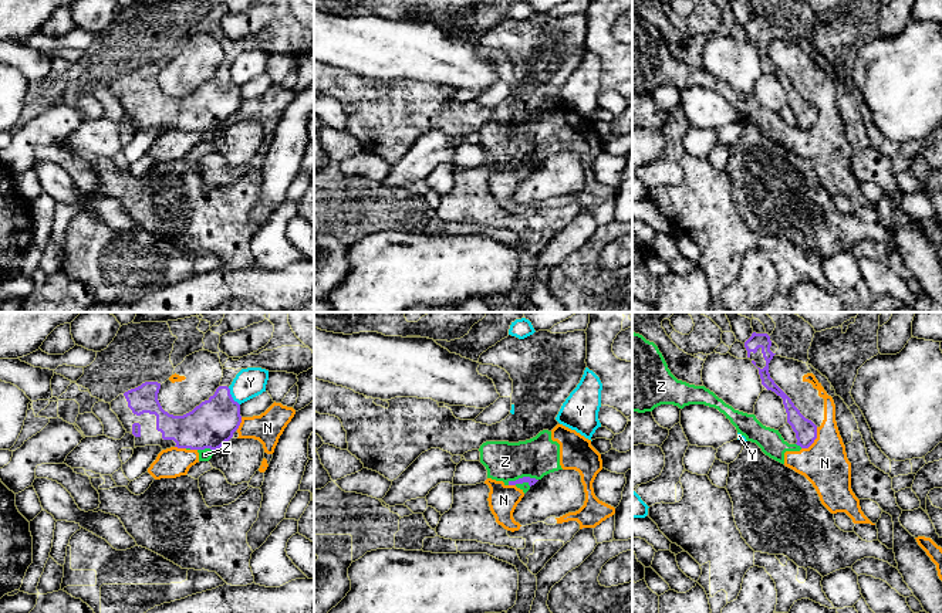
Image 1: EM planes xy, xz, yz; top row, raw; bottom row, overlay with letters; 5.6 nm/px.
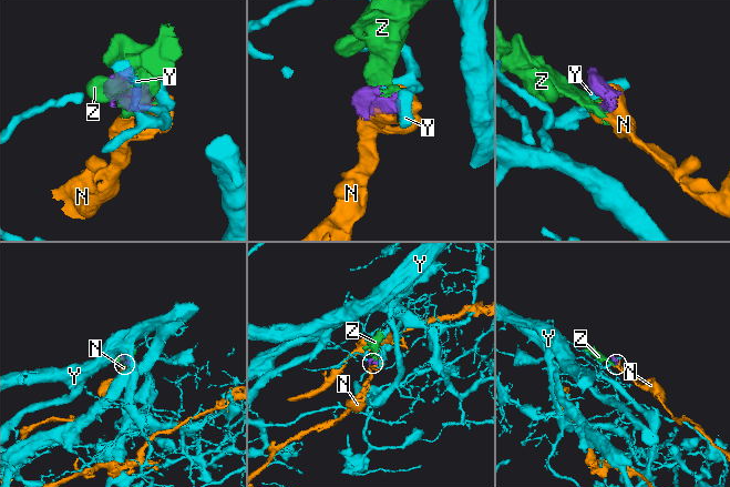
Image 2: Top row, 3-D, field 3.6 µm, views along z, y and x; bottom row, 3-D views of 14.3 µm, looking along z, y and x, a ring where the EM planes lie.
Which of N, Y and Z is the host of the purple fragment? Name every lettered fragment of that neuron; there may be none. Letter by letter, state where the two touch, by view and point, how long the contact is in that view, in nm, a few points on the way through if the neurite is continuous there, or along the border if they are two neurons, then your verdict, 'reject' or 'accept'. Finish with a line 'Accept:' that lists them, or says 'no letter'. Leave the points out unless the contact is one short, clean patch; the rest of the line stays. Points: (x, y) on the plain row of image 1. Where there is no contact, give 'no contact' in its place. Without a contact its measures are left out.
N: contact yz (814, 121); length 160 nm; border yz (817, 109), (814, 122), (802, 131); reject
Y: contact xy (230, 78); length 120 nm; border xy (228, 70), (239, 87); reject
Z: contact xz (523, 159); length 180 nm; border xz (537, 161), (519, 159), (507, 166); reject
Accept: no letter

